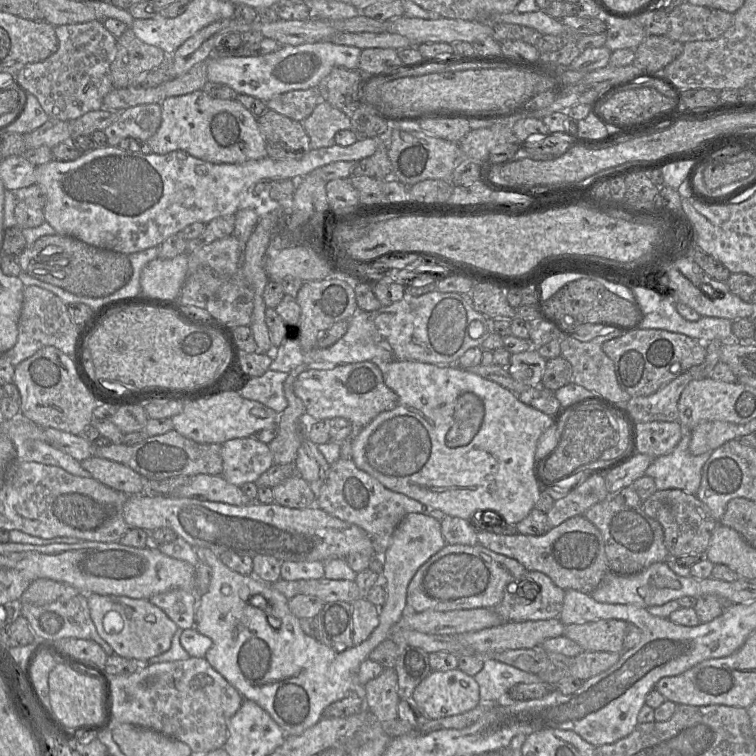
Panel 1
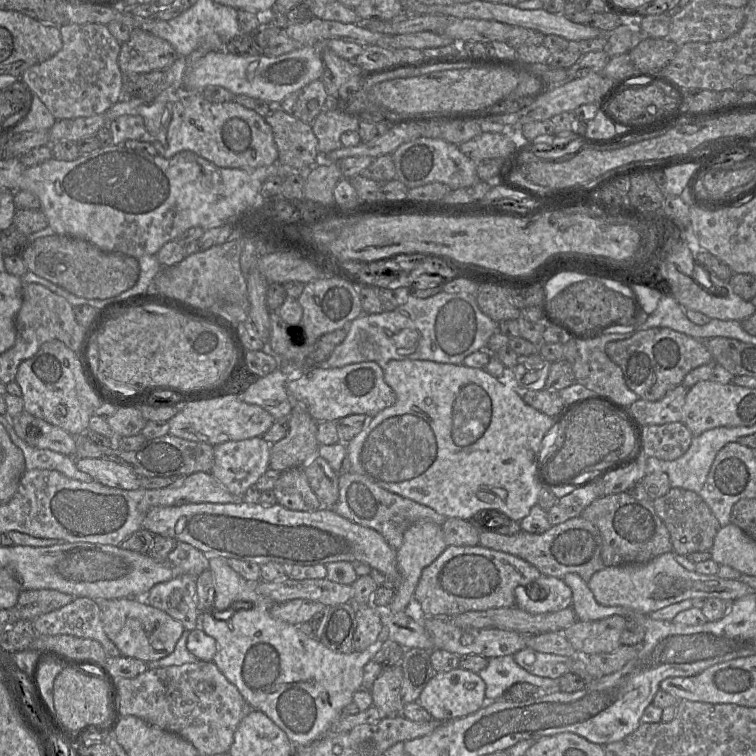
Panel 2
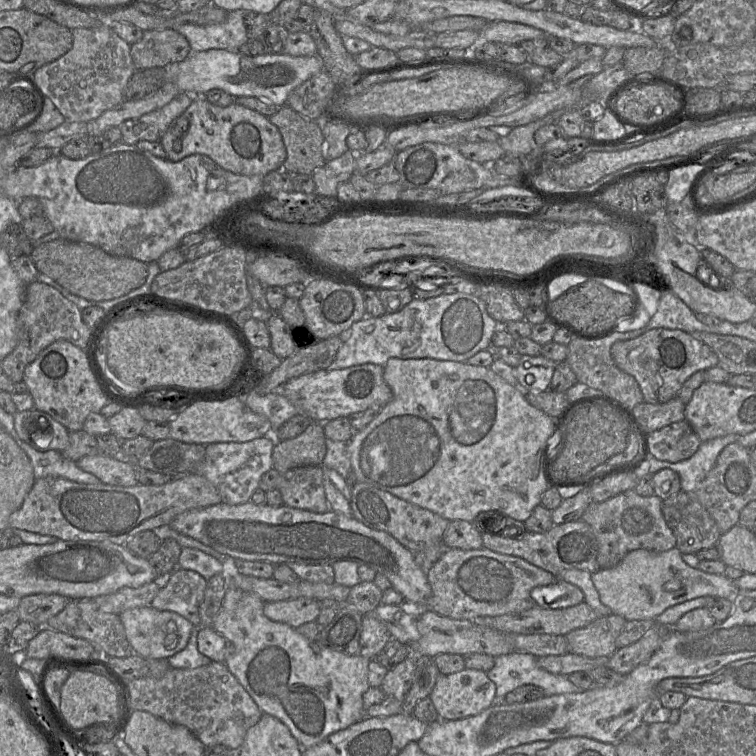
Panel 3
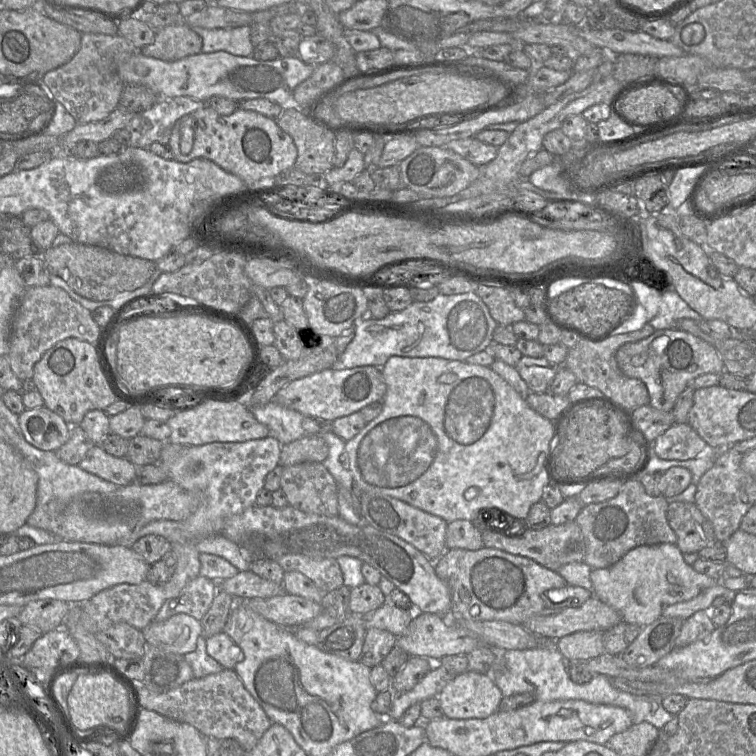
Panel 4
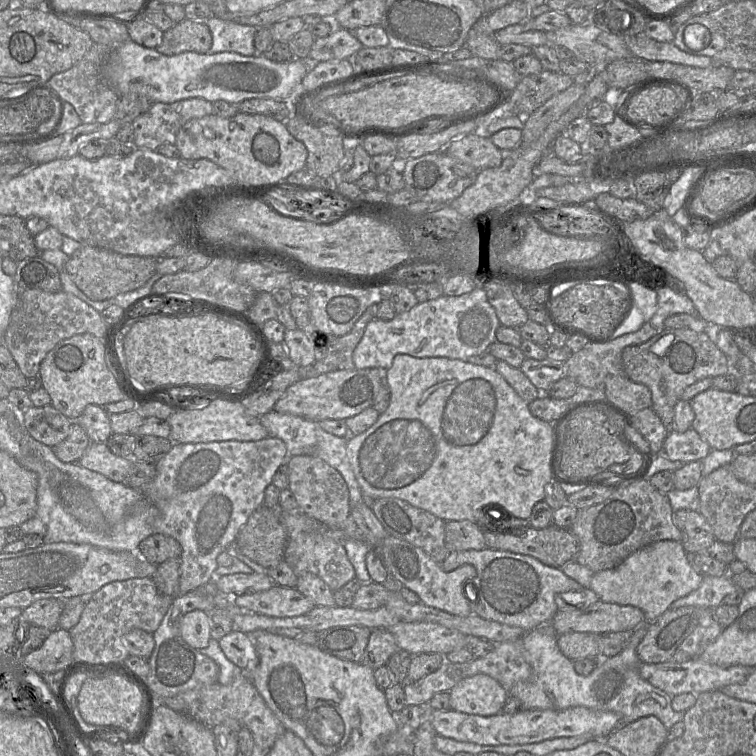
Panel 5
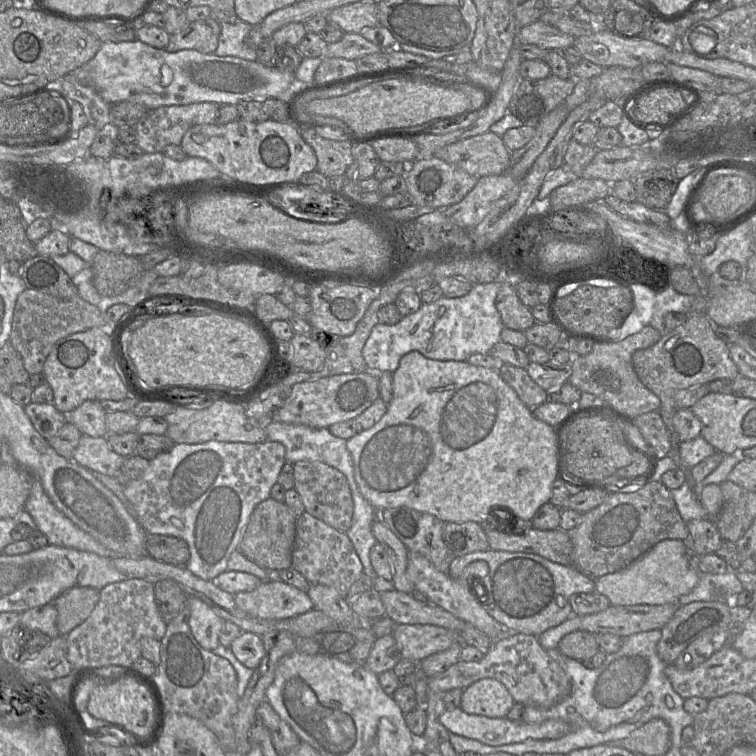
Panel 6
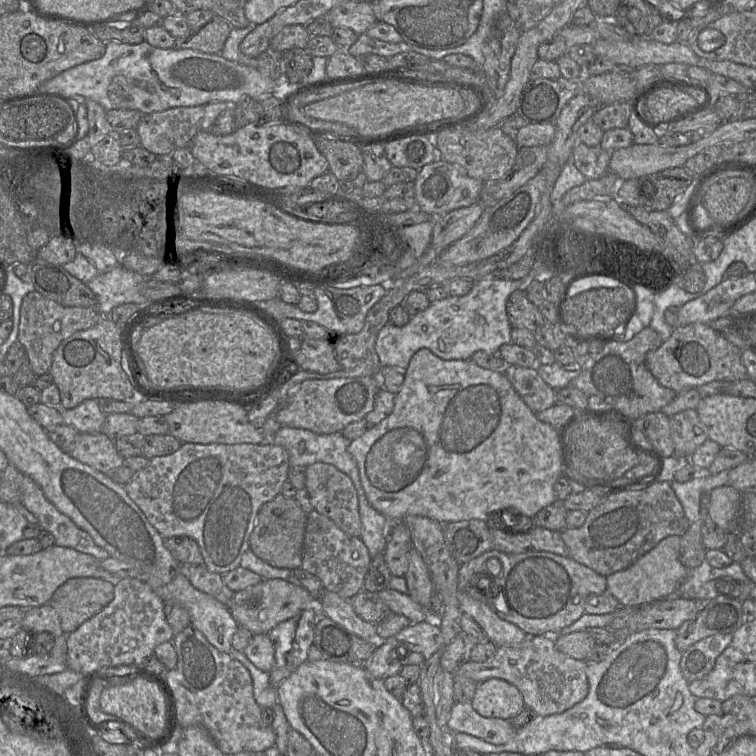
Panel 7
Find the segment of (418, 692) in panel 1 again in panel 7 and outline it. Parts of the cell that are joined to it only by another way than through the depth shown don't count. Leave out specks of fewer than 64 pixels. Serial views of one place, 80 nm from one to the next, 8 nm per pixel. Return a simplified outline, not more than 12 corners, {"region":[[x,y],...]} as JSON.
{"region":[[478,683],[470,702],[481,716],[508,721],[525,707],[517,687]]}

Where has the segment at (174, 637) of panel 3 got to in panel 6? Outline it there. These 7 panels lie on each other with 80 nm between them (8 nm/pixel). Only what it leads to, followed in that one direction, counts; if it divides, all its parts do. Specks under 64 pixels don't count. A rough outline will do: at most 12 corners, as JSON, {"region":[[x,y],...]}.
{"region":[[188,596],[188,623],[202,648],[220,645],[224,620],[197,597]]}

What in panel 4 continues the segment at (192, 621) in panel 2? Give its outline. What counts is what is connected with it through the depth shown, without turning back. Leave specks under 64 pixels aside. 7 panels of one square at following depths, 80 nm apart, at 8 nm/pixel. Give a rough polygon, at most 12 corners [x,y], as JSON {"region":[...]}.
{"region":[[199,575],[163,604],[154,621],[179,613],[201,621],[218,584]]}

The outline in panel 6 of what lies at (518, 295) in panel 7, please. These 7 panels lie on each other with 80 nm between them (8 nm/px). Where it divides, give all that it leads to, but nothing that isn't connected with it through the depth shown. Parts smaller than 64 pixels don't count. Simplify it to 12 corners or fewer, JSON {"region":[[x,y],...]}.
{"region":[[499,280],[495,306],[504,327],[536,323],[509,281]]}

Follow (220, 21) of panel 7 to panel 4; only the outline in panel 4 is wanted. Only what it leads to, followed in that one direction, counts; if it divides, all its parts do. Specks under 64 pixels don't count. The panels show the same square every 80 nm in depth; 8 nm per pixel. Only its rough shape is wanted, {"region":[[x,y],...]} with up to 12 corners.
{"region":[[183,21],[156,30],[140,52],[177,61],[202,51],[202,38]]}

